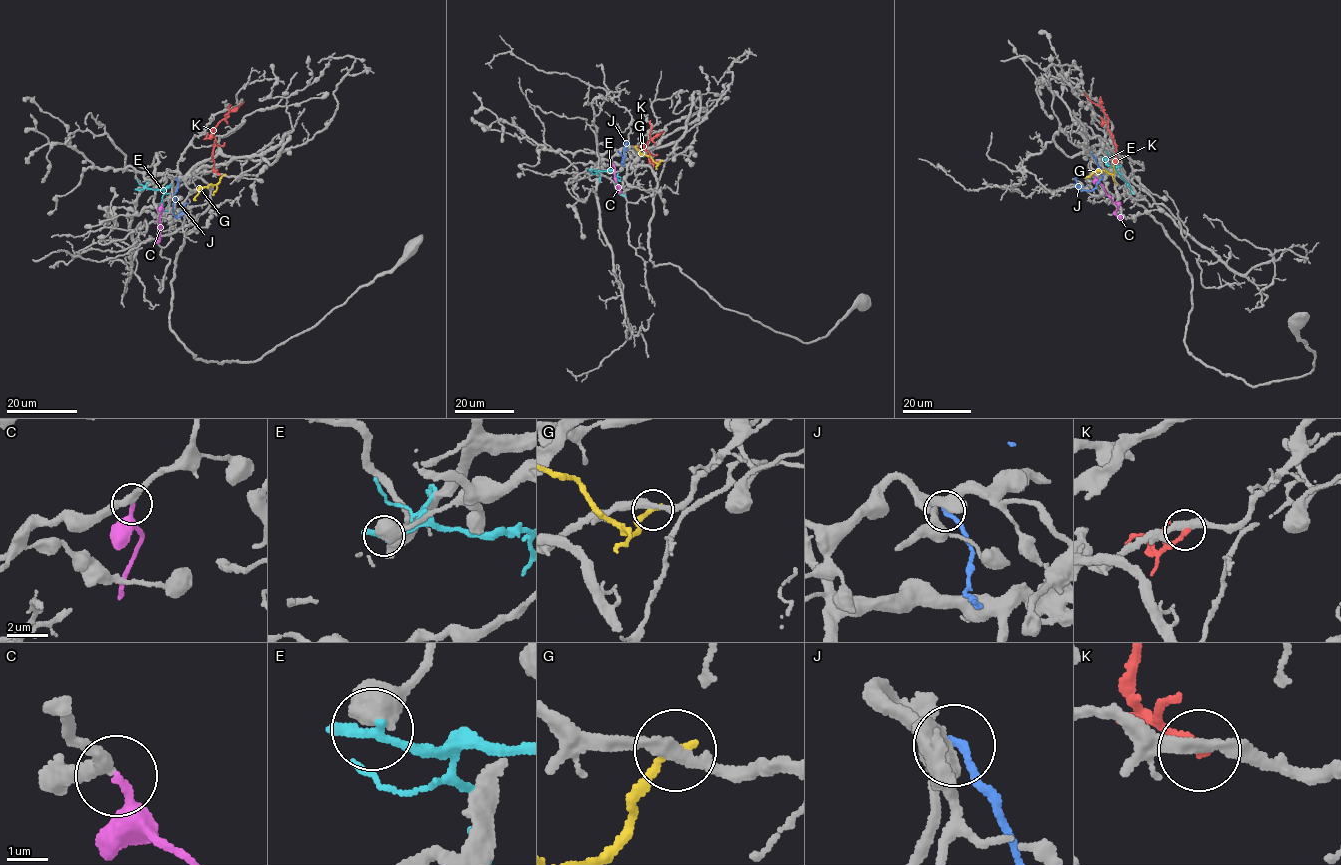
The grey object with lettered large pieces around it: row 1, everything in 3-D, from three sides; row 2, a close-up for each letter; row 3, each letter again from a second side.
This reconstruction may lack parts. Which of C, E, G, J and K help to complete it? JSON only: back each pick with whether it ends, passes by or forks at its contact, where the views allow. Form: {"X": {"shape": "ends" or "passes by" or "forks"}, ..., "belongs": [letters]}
{"C": {"shape": "ends"}, "belongs": ["C"]}

